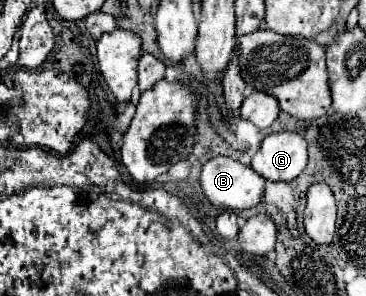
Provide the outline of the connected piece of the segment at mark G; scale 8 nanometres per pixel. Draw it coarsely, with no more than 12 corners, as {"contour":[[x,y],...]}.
{"contour":[[271,133],[251,159],[269,181],[293,181],[307,165],[299,133]]}

